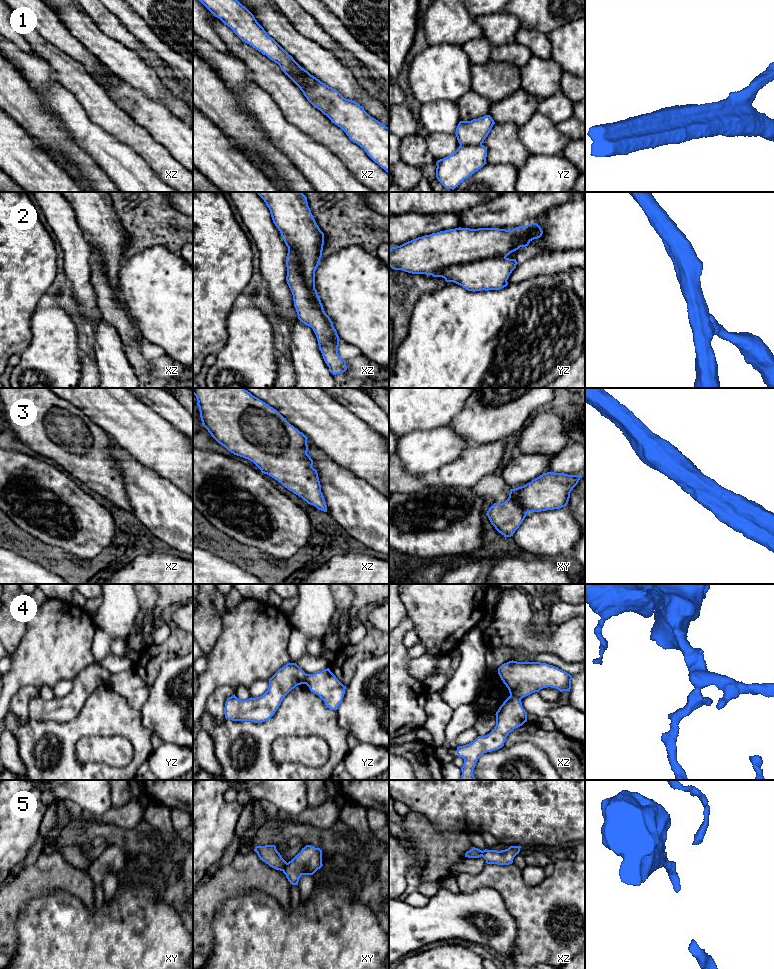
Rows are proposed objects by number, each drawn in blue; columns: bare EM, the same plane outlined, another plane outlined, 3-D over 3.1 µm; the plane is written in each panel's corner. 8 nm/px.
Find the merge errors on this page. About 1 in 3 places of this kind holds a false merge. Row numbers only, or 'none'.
1, 4, 5

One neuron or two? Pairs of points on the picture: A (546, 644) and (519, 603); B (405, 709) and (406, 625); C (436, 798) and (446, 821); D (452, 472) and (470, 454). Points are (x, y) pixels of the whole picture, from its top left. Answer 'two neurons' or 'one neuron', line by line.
A: one neuron
B: one neuron
C: one neuron
D: one neuron

